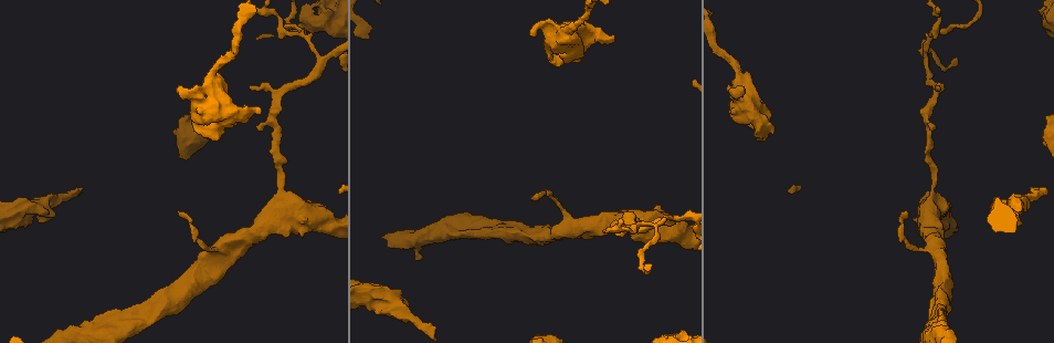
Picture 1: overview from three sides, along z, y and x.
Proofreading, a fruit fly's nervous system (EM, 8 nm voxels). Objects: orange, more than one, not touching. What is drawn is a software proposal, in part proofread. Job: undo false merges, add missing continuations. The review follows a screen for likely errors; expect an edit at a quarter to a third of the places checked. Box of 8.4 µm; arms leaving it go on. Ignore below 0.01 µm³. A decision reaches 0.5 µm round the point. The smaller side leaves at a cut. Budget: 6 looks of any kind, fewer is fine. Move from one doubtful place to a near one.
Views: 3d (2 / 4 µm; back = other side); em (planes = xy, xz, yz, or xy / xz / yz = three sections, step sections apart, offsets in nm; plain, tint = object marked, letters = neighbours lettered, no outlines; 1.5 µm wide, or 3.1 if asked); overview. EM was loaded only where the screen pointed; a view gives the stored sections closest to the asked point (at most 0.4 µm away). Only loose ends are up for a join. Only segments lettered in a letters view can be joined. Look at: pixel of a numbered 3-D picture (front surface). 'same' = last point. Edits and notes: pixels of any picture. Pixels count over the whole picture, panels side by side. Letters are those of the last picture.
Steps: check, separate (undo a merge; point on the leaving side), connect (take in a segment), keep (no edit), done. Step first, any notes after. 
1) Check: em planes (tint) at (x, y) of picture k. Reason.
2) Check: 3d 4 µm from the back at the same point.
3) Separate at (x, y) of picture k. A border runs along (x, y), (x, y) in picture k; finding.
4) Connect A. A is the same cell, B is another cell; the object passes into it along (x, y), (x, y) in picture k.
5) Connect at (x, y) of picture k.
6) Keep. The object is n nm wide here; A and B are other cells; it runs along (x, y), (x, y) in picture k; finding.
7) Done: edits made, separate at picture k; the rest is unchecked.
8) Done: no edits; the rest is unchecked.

Check: em planes (plain) at (743, 95) of picture 1. Free end.

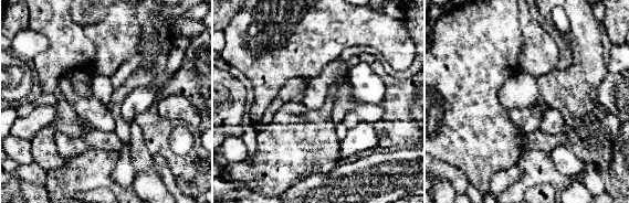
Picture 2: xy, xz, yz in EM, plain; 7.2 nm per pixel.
Check: em planes (letters) at the same point. What lies round it.

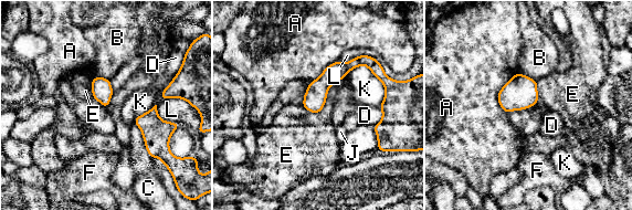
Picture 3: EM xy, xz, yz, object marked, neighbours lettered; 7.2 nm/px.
Keep. The object is 150 nm wide here; A, B, C, D, E, F, J, K and L are other cells; it runs along (360, 60), (336, 71), (305, 104) in picture 3; no lettered segment goes on from it.

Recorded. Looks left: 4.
Check: 3d 4 µm at (260, 109) of picture 1. Free end.

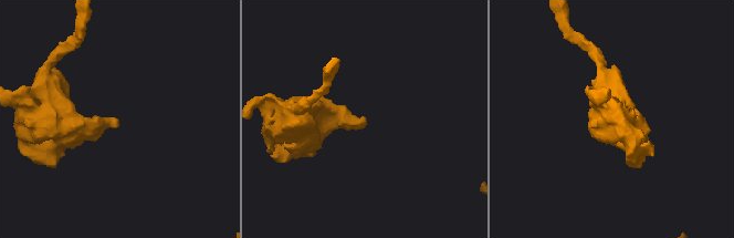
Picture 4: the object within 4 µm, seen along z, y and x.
Check: em yz step 8 (tint) at (118, 121) of picture 4.

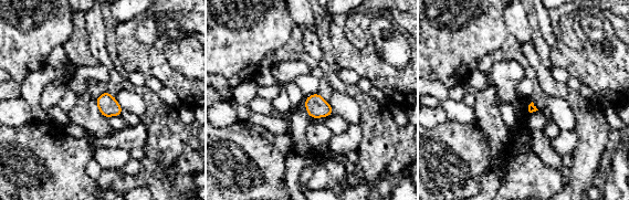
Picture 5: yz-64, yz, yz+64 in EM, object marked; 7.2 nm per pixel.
Check: em planes (letters) at the same point.

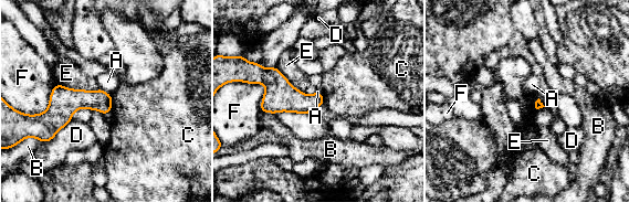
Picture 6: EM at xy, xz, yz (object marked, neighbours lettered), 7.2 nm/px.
Keep. A, B, C, D, E and F are other cells; no lettered segment goes on from it.

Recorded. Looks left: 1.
Done: no edits; the rest is unchecked.

